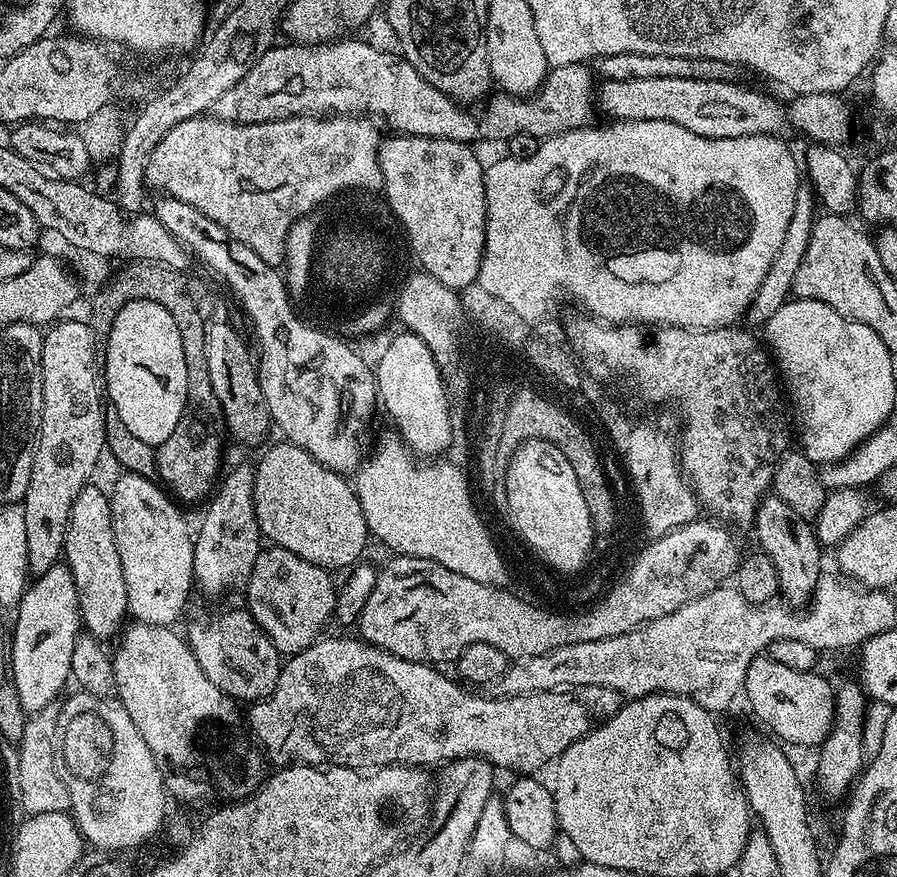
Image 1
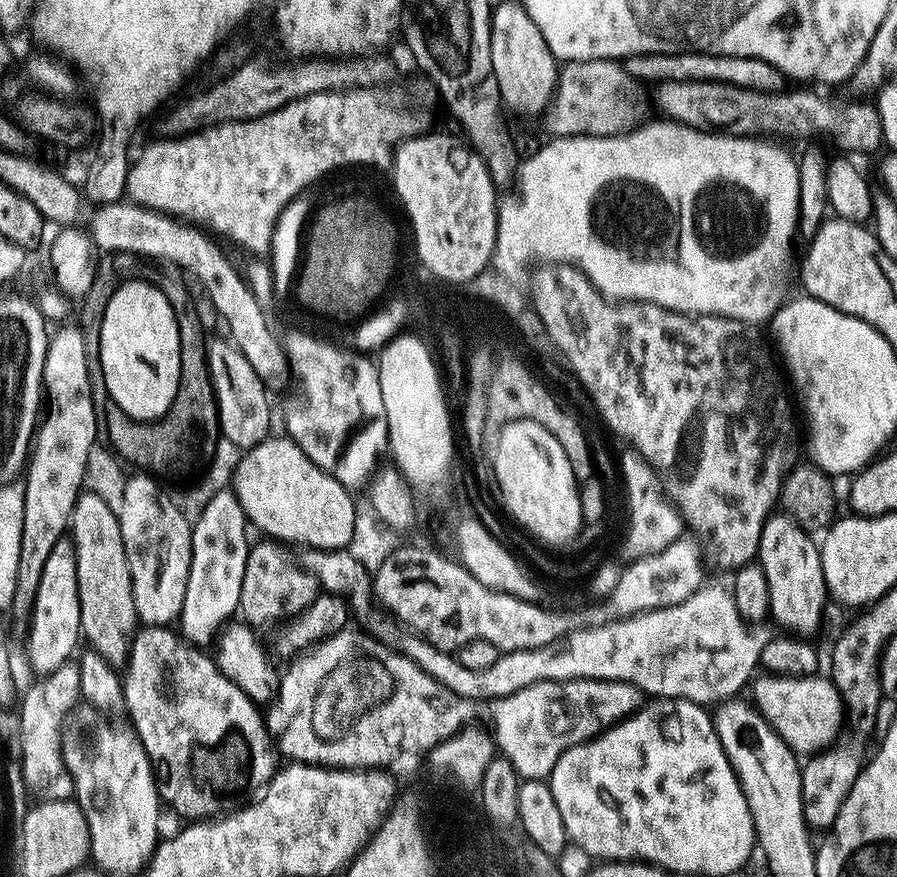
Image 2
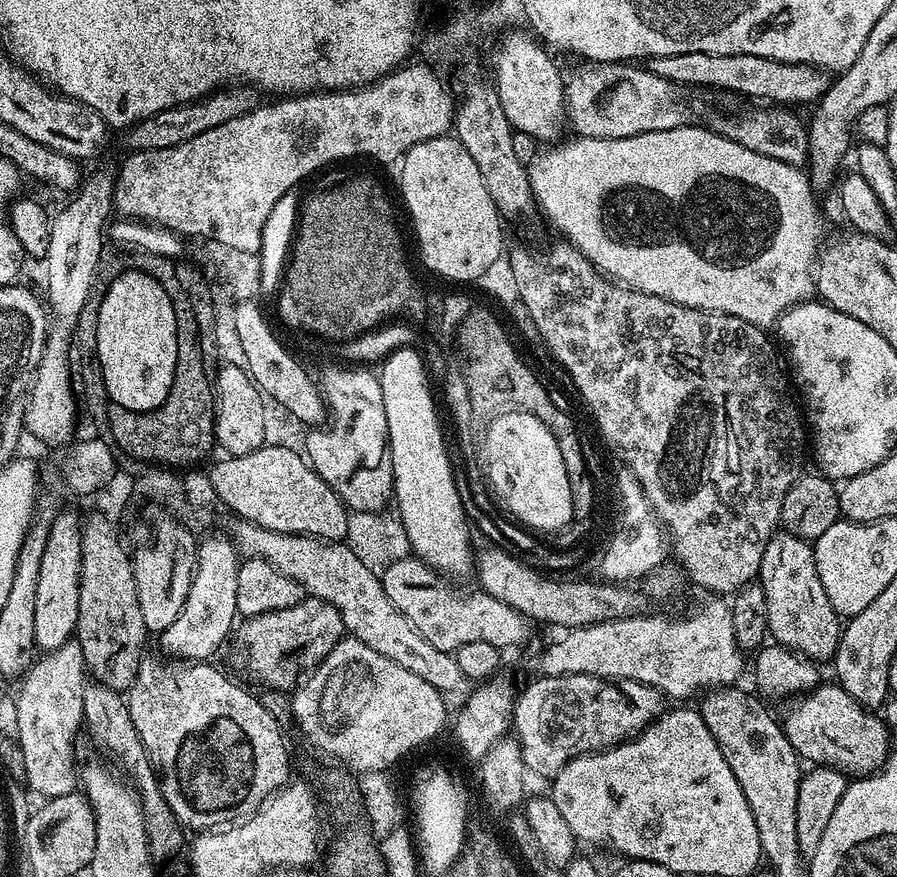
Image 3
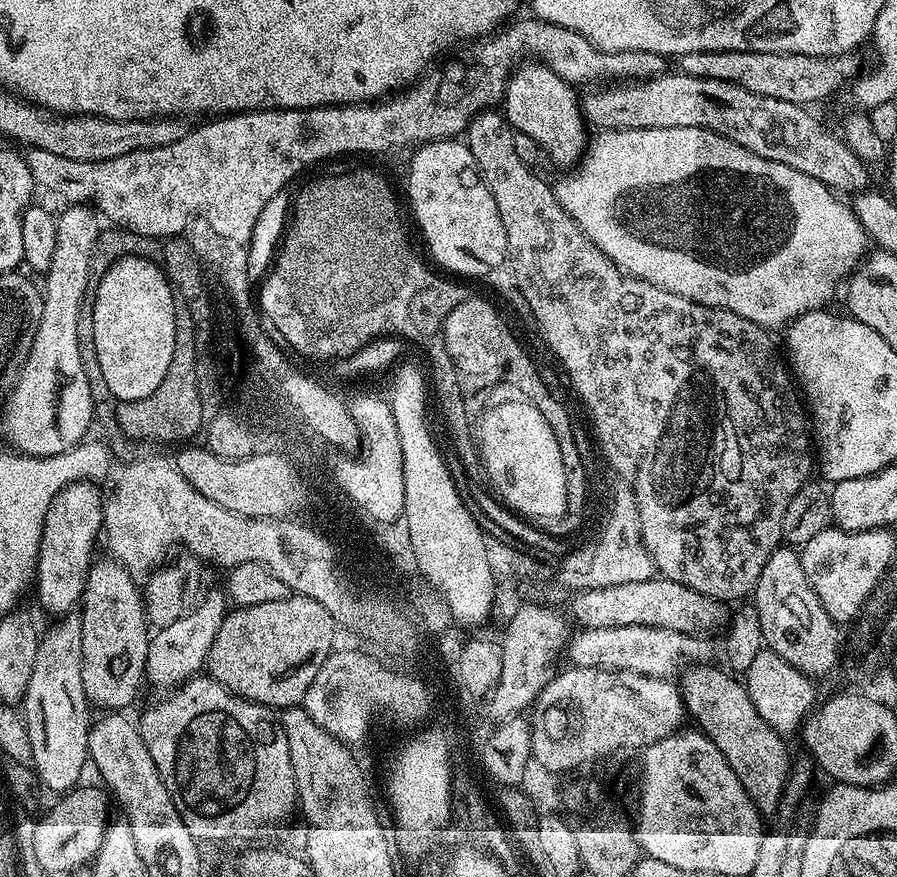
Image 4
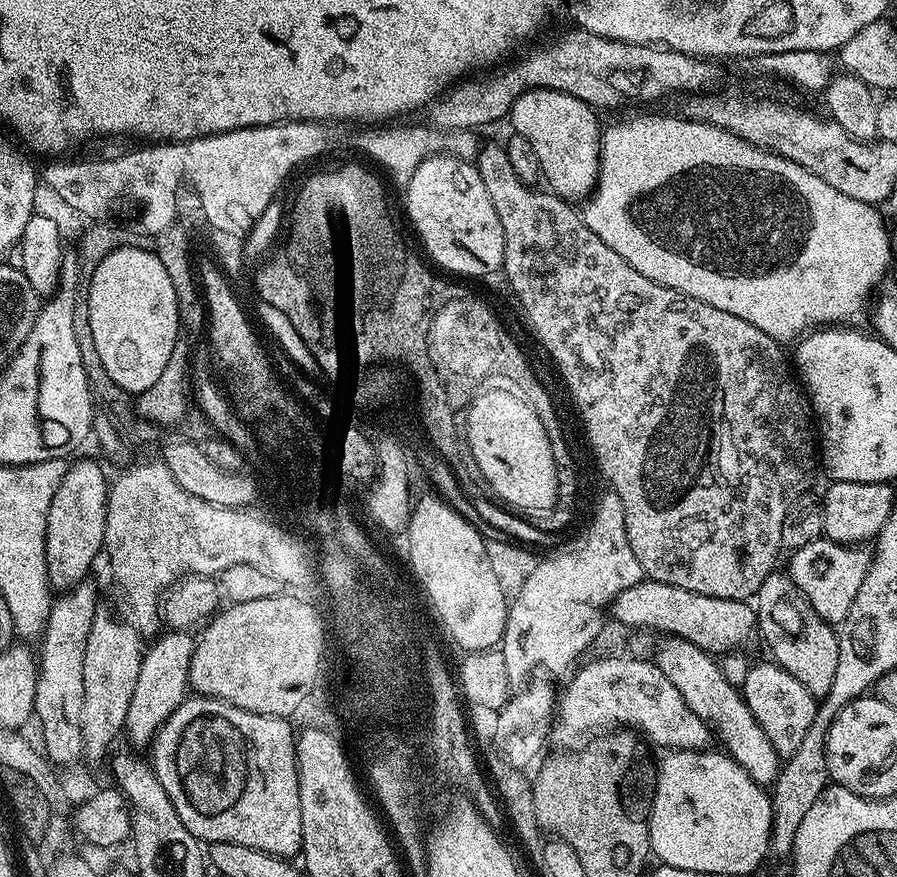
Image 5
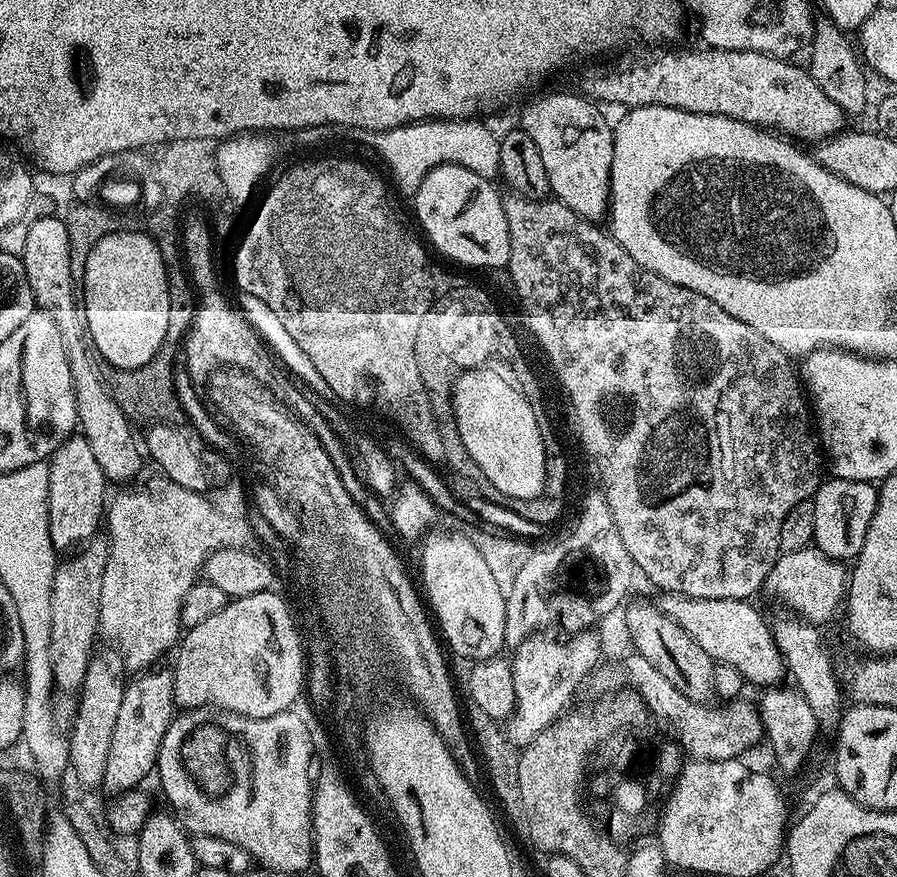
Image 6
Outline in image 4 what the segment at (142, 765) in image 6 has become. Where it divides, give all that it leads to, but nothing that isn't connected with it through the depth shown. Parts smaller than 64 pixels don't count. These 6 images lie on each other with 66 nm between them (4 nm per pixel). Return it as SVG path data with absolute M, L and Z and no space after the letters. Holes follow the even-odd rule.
M223 591L206 592L193 603L182 618L178 618L178 622L170 622L170 626L157 628L151 633L144 671L149 685L152 683L154 687L164 688L163 690L178 688L205 667L215 635L218 634L230 608Z

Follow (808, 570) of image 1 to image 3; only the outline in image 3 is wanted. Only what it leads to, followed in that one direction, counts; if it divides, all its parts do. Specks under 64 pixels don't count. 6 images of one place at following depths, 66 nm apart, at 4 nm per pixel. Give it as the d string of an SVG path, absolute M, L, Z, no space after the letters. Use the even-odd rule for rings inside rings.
M778 530L770 542L766 542L766 550L762 550L758 583L766 592L766 618L771 639L813 662L831 661L840 641L842 620L834 606L830 606L826 590L822 590L822 578L818 578L812 549L809 541Z

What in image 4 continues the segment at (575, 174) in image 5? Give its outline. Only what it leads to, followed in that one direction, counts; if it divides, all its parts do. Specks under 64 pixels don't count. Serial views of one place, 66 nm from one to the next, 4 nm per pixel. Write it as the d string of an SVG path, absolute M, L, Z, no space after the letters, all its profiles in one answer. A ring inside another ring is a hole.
M524 64L513 73L502 101L504 117L513 129L540 143L543 155L556 164L579 165L590 143L589 129L577 89L566 83L554 70L541 64Z

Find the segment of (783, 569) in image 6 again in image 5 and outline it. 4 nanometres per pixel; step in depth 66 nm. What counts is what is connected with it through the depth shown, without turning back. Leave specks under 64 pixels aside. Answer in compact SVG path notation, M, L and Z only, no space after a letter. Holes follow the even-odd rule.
M821 538L791 553L792 561L786 565L788 575L827 624L839 626L846 614L850 614L850 606L854 606L854 597L862 587L862 578L866 578L872 565L869 549L866 549L864 546L849 546Z

